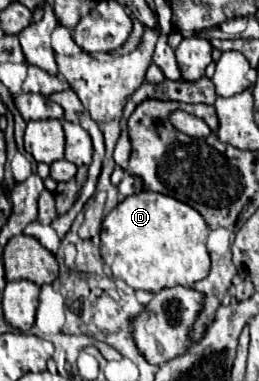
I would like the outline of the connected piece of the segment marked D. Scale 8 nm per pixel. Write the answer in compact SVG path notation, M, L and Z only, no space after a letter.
M139 192L119 202L103 220L101 256L111 268L113 278L125 282L133 290L159 292L171 286L193 286L209 274L207 252L209 226L203 216L159 192Z

